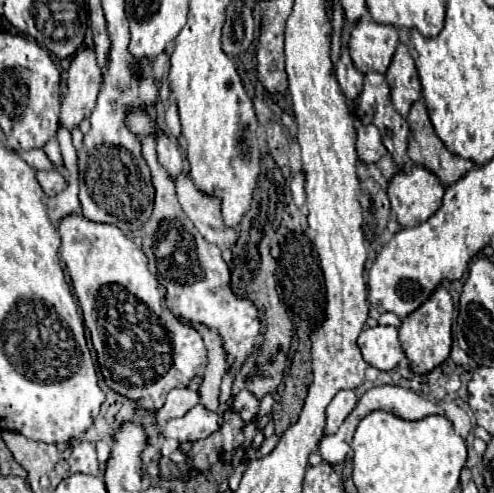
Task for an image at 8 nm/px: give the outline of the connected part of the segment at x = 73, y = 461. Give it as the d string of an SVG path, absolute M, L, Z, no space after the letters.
M77 442L77 444L73 444L71 456L69 456L69 468L71 468L71 472L97 474L95 444L91 444L91 442Z

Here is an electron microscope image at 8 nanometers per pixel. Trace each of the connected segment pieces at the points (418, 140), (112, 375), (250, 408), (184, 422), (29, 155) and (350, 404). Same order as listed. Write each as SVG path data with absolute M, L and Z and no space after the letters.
M423 100L411 106L407 122L411 128L409 148L407 148L409 158L417 166L423 166L429 172L433 172L443 186L455 184L475 166L471 160L461 158L445 148L445 144L435 134L435 128L431 124L431 118Z
M69 214L59 222L59 234L61 256L69 268L85 324L97 350L97 362L107 384L115 392L137 400L143 408L159 410L171 388L183 388L195 374L205 372L207 350L203 338L195 328L181 324L167 310L165 288L147 270L147 256L117 226L91 222L81 214Z
M247 390L237 394L237 398L235 398L233 406L231 406L231 410L237 412L245 422L249 422L257 414L257 408L259 408L259 400L253 394L249 394Z
M197 404L185 416L177 418L174 422L168 422L162 435L178 442L205 439L219 428L217 420L219 420L217 412L211 412L203 404Z
M33 148L27 152L19 152L19 156L31 164L35 170L53 170L53 164L49 162L49 158L45 156L45 152L41 148Z
M353 390L337 392L337 396L327 406L327 426L325 426L325 432L335 432L343 424L343 420L349 416L349 412L355 408L355 404L357 404L357 396L355 396Z

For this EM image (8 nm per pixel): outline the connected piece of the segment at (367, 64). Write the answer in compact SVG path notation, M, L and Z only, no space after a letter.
M361 20L351 32L349 52L353 64L363 74L371 70L383 74L391 64L397 44L399 44L399 30L395 26Z

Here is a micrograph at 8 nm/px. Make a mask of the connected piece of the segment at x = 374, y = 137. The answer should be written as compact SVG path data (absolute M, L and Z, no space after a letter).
M357 126L357 154L365 164L375 164L387 154L377 126Z

